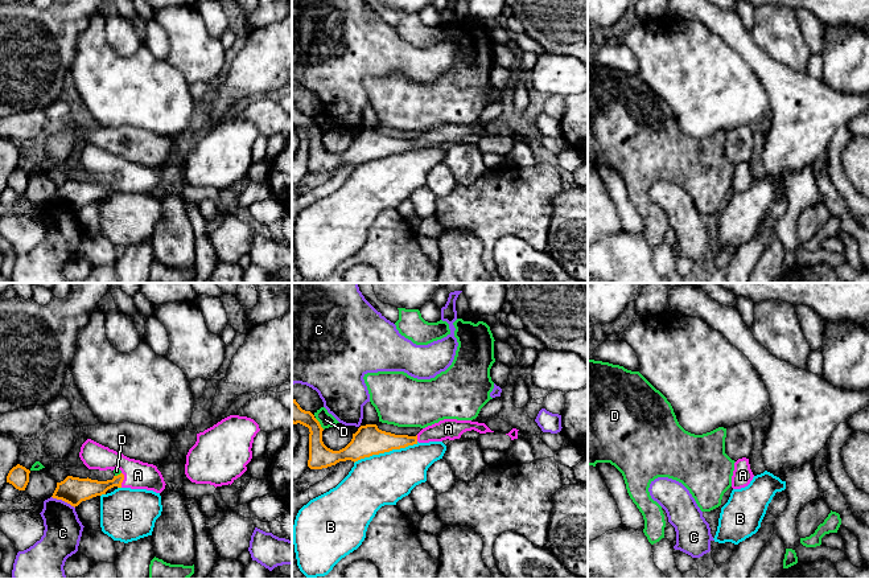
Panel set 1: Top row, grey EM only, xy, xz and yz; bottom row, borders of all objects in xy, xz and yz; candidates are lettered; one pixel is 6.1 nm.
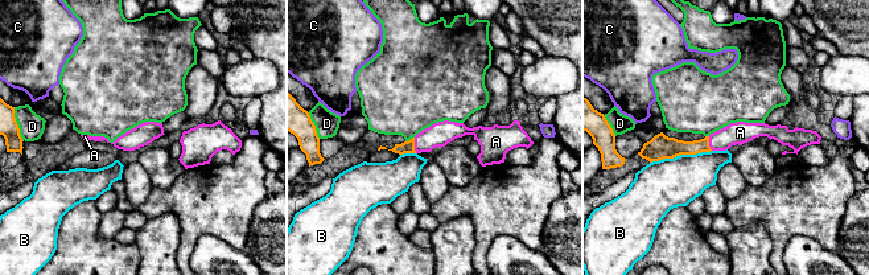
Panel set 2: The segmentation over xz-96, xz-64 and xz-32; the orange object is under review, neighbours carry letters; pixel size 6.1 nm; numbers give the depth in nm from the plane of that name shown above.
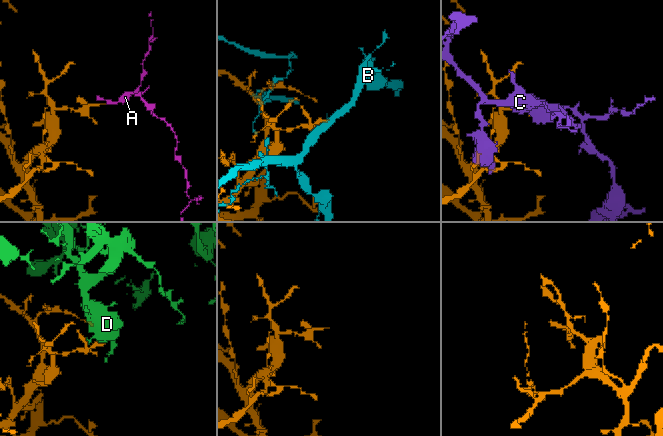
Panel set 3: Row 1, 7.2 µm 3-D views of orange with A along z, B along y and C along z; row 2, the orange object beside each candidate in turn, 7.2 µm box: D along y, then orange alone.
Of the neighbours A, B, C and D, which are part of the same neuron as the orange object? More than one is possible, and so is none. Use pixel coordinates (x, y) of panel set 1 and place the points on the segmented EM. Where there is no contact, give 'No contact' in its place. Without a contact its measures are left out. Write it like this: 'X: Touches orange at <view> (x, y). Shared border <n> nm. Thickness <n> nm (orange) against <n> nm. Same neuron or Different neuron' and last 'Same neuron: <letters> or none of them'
A: Touches orange at xy (123, 479). Shared border 100 nm. Thickness 130 nm (orange) against 170 nm. Same neuron
B: Touches orange at xz (386, 451). Shared border 420 nm. Thickness 180 nm (orange) against 320 nm. Different neuron
C: Touches orange at xy (64, 500). Shared border 160 nm. Thickness 160 nm (orange) against 220 nm. Different neuron
D: Touches orange at xz (318, 423). Shared border 90 nm. Thickness 140 nm (orange) against 90 nm. Different neuron
Same neuron: A

